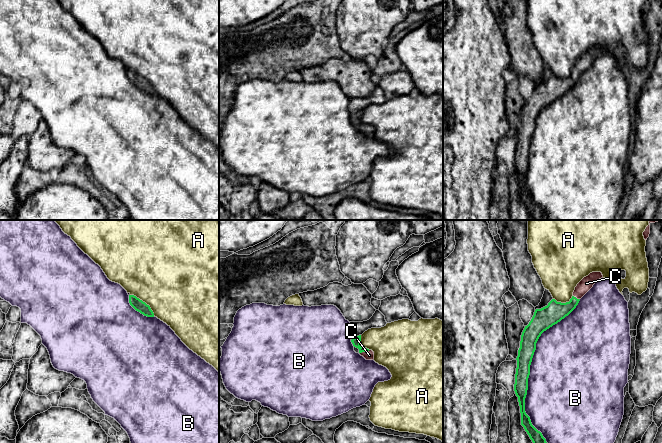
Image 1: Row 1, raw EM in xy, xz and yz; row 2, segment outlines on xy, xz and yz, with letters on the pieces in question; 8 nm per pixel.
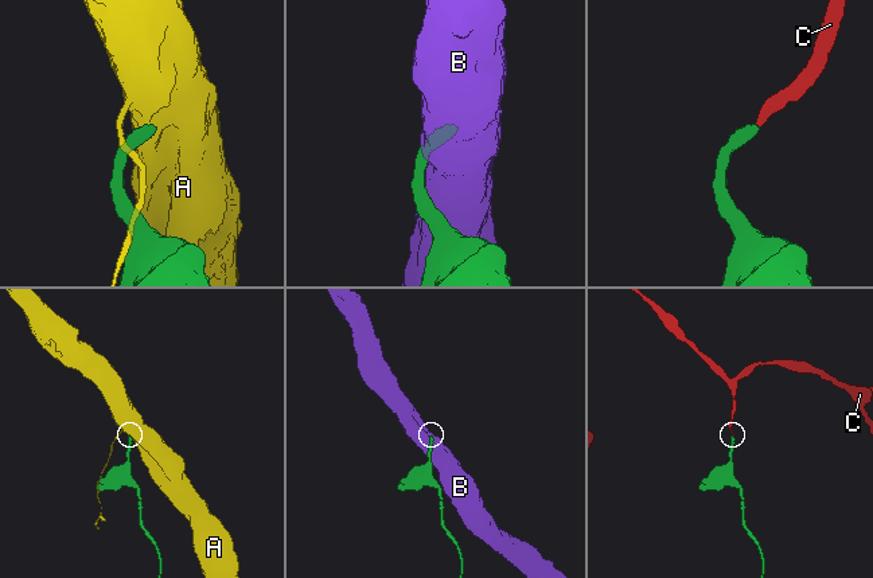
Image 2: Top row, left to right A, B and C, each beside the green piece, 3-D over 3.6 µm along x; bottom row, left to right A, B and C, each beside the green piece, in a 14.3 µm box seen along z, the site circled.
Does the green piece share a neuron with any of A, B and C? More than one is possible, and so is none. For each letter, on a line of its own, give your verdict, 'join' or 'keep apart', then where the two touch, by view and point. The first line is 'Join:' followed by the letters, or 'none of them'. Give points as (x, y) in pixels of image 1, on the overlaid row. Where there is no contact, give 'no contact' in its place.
Join: C
A: keep apart | xy (144, 302)
B: keep apart | yz (529, 367)
C: join | xz (364, 351)

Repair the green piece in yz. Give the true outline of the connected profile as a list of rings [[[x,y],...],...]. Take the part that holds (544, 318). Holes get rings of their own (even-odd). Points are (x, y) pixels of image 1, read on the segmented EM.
[[[592,272],[577,284],[569,302],[561,303],[552,299],[547,306],[536,309],[531,321],[525,326],[522,332],[520,348],[516,358],[517,368],[514,391],[518,397],[520,406],[521,425],[533,443],[547,443],[542,433],[532,425],[530,417],[525,412],[525,398],[528,390],[530,365],[536,350],[536,343],[544,331],[568,316],[576,308],[580,299],[601,278],[603,278],[601,272]]]

